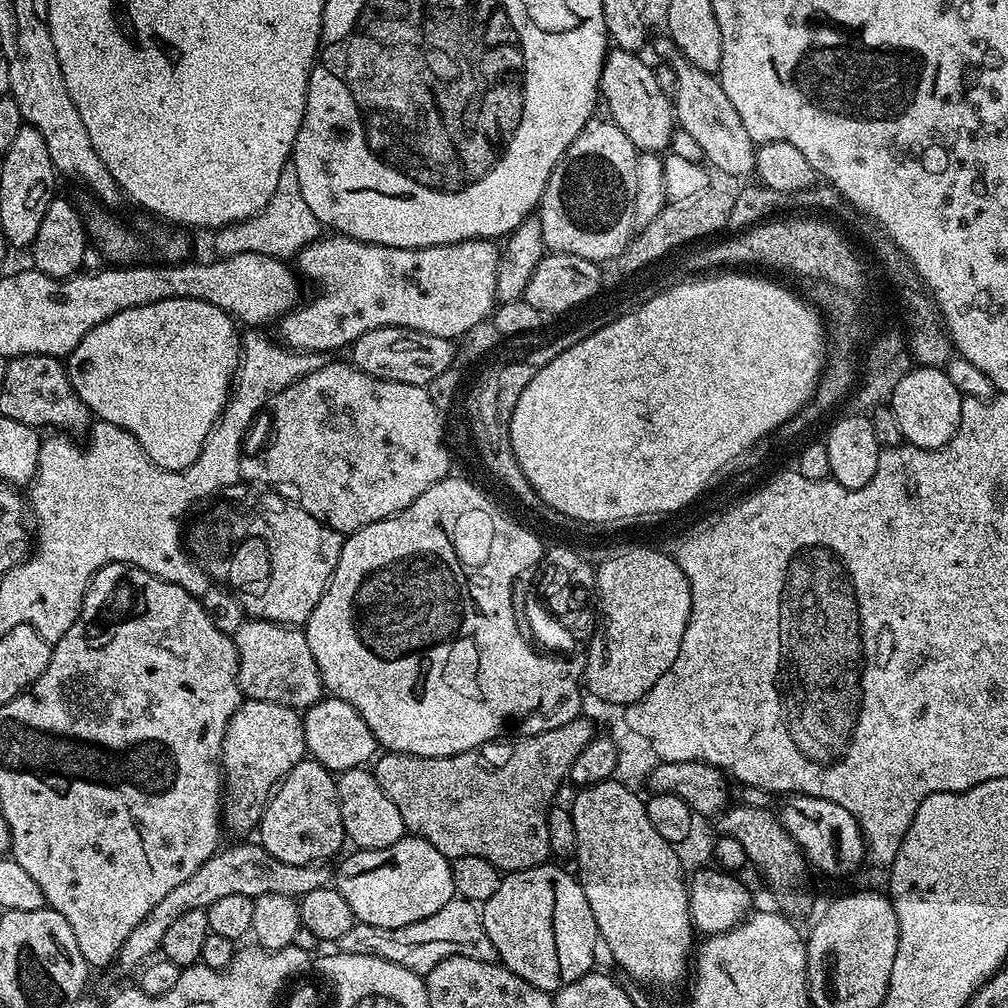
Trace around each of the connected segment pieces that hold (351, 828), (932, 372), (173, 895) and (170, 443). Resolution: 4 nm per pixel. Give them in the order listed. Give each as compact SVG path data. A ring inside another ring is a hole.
M367 767L351 768L336 776L338 802L342 810L342 826L347 843L353 849L378 850L386 846L394 846L406 834L402 814L398 814L398 806L382 794L382 786L378 786L375 775Z
M916 366L898 382L890 401L905 441L915 448L942 448L952 440L960 424L962 393L944 368Z
M259 842L252 844L232 844L221 847L219 852L212 855L186 882L181 882L130 930L126 942L122 942L118 964L124 968L139 969L145 962L153 959L162 949L162 938L166 938L166 929L177 918L182 918L190 910L207 910L214 906L221 898L230 894L246 894L253 898L262 894L286 894L293 898L299 898L310 894L310 890L318 890L325 887L330 880L330 872L327 867L315 864L291 864L290 862L278 862L262 847Z
M166 298L162 302L150 302L150 306L134 306L130 310L122 310L118 314L106 318L106 322L94 326L94 330L90 330L86 334L86 338L82 338L82 342L78 342L78 346L74 346L74 350L66 358L66 371L78 398L82 398L82 402L97 421L113 424L129 432L159 468L164 468L168 472L181 472L196 461L198 454L202 454L202 446L206 442L210 430L223 416L224 407L228 404L229 395L234 387L234 377L240 367L241 333L236 332L236 328L238 329L237 321L227 312L210 302L202 302L194 298Z

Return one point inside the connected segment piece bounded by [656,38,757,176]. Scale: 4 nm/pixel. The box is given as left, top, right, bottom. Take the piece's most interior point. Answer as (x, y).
(700, 105)

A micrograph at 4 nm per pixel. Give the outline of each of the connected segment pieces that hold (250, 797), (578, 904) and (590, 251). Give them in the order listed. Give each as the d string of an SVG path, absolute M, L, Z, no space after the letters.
M245 699L241 703L240 709L236 711L236 715L230 718L230 722L226 726L226 734L224 735L224 741L222 742L222 754L220 755L220 763L222 765L222 818L223 821L228 825L232 824L232 828L236 832L248 832L257 827L262 818L262 814L266 810L268 805L268 799L271 798L274 789L279 785L280 781L288 775L290 770L294 770L294 766L298 766L301 760L305 759L306 749L304 746L304 721L301 713L295 708L287 708L281 704L275 704L274 702L262 702L261 700L249 700Z
M555 863L539 864L521 872L507 873L501 879L498 890L494 890L494 894L490 894L490 898L480 908L482 926L490 942L494 942L499 963L518 974L518 978L530 982L530 986L538 986L538 990L553 994L593 971L596 944L598 948L594 910L590 910L590 902L586 902L586 894L579 879Z
M588 120L586 126L564 151L564 156L550 174L544 197L538 205L542 222L542 238L549 253L561 256L577 256L603 262L615 261L634 236L634 202L636 201L636 158L638 150L622 134L618 125Z

